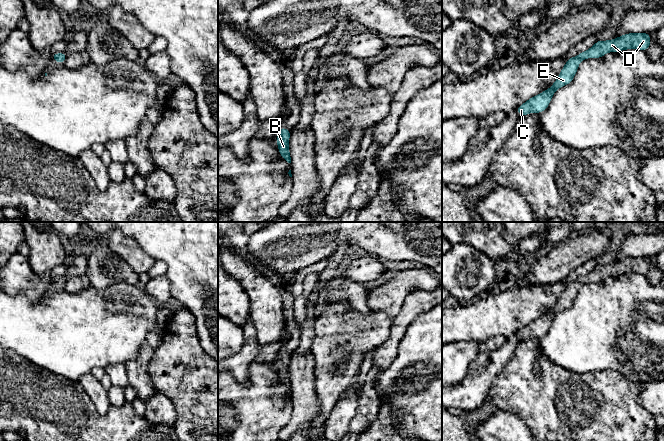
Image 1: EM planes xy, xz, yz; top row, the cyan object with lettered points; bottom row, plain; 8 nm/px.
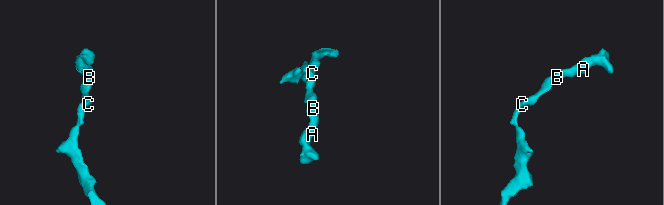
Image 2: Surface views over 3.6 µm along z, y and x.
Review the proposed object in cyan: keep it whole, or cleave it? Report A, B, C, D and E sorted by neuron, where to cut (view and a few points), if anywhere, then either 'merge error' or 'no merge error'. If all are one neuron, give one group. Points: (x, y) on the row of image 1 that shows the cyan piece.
A B C D E; no cut; no merge error

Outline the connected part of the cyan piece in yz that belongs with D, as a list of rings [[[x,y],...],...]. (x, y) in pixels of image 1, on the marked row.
[[[648,32],[627,33],[608,41],[598,40],[587,51],[580,52],[577,56],[568,58],[558,78],[551,87],[517,107],[516,112],[521,116],[526,116],[532,111],[535,113],[544,112],[548,108],[555,91],[573,81],[579,63],[582,60],[587,58],[601,58],[607,52],[619,52],[625,49],[639,49],[646,52],[650,44],[651,37]]]

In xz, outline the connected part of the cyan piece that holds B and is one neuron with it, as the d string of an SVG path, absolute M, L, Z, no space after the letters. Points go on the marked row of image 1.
M279 127L276 134L278 150L280 156L285 159L288 163L291 163L291 157L289 152L289 137L291 131L287 128Z

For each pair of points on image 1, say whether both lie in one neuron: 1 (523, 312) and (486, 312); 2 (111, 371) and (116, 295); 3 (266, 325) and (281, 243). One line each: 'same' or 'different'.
1: same
2: different
3: different

